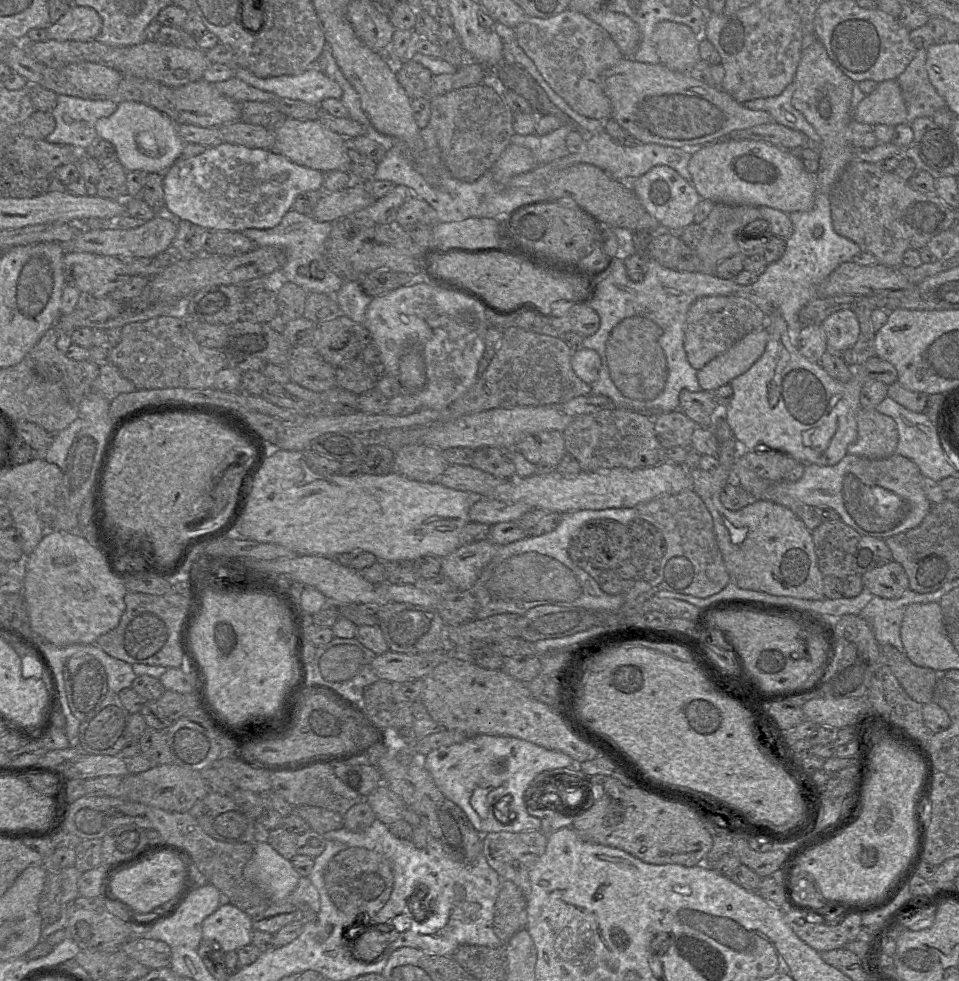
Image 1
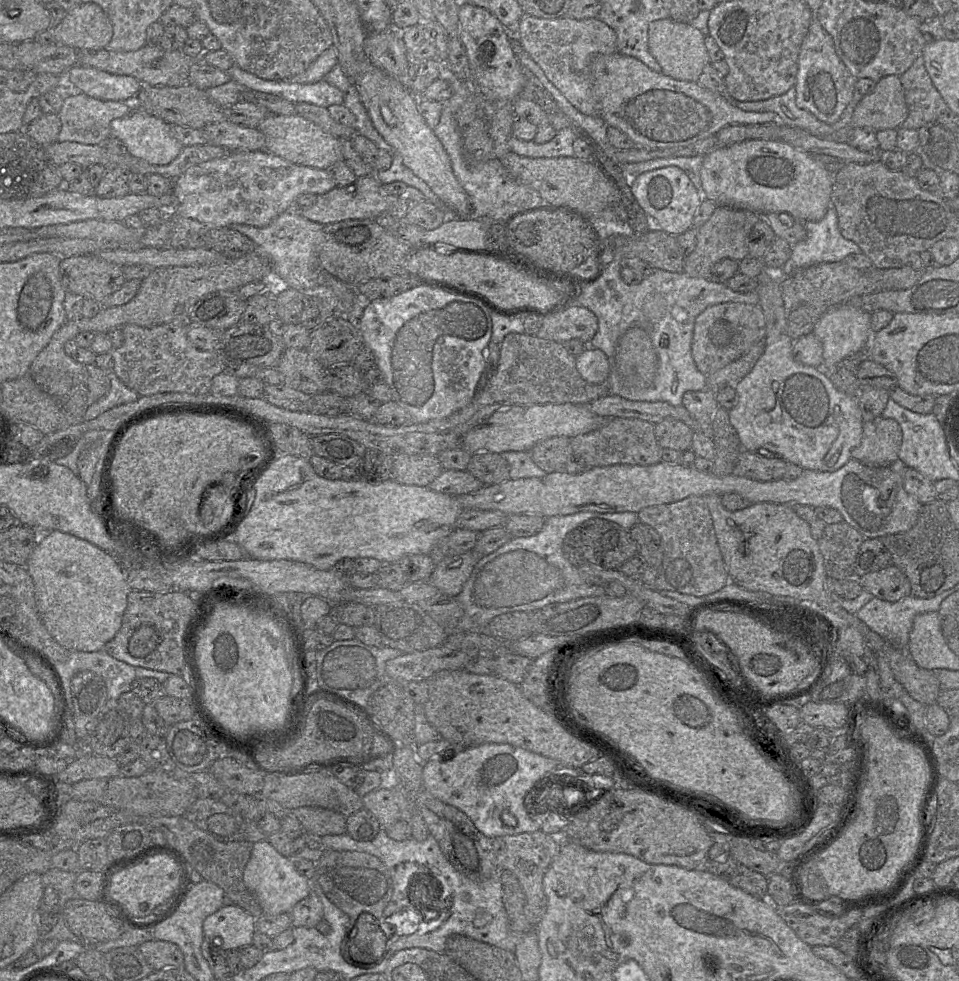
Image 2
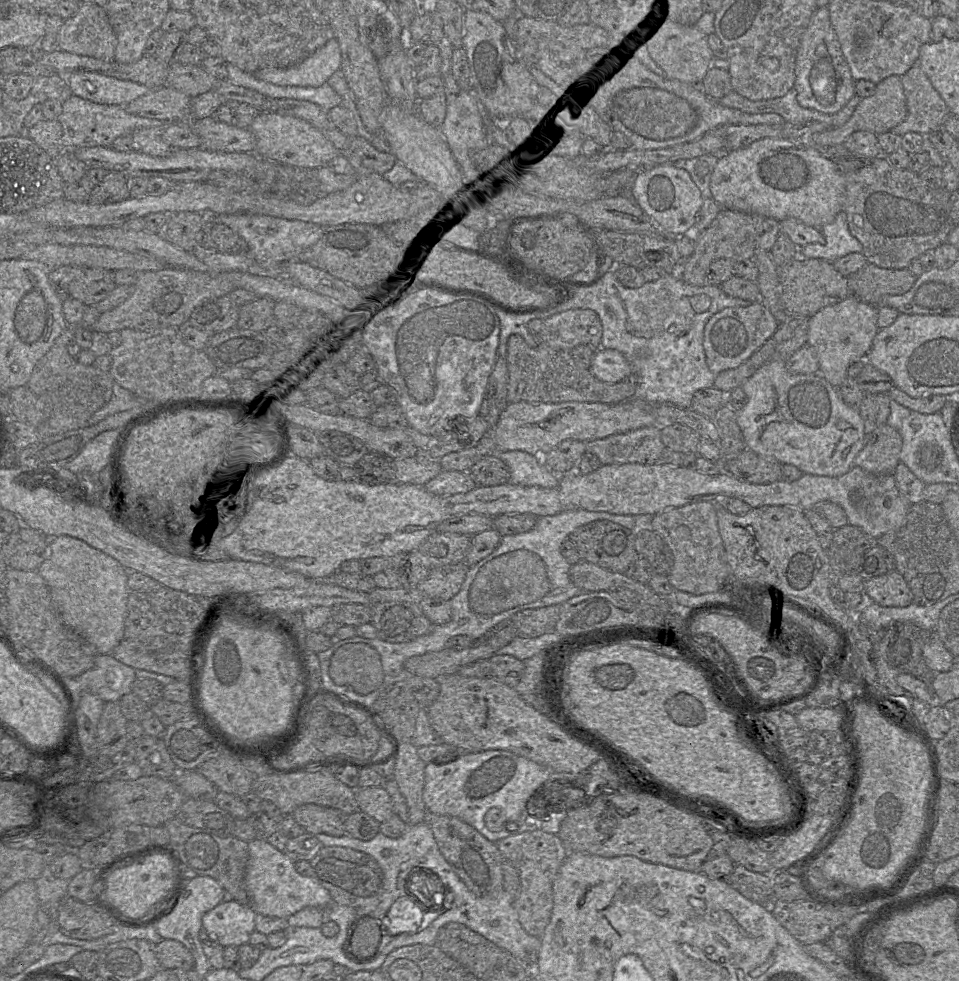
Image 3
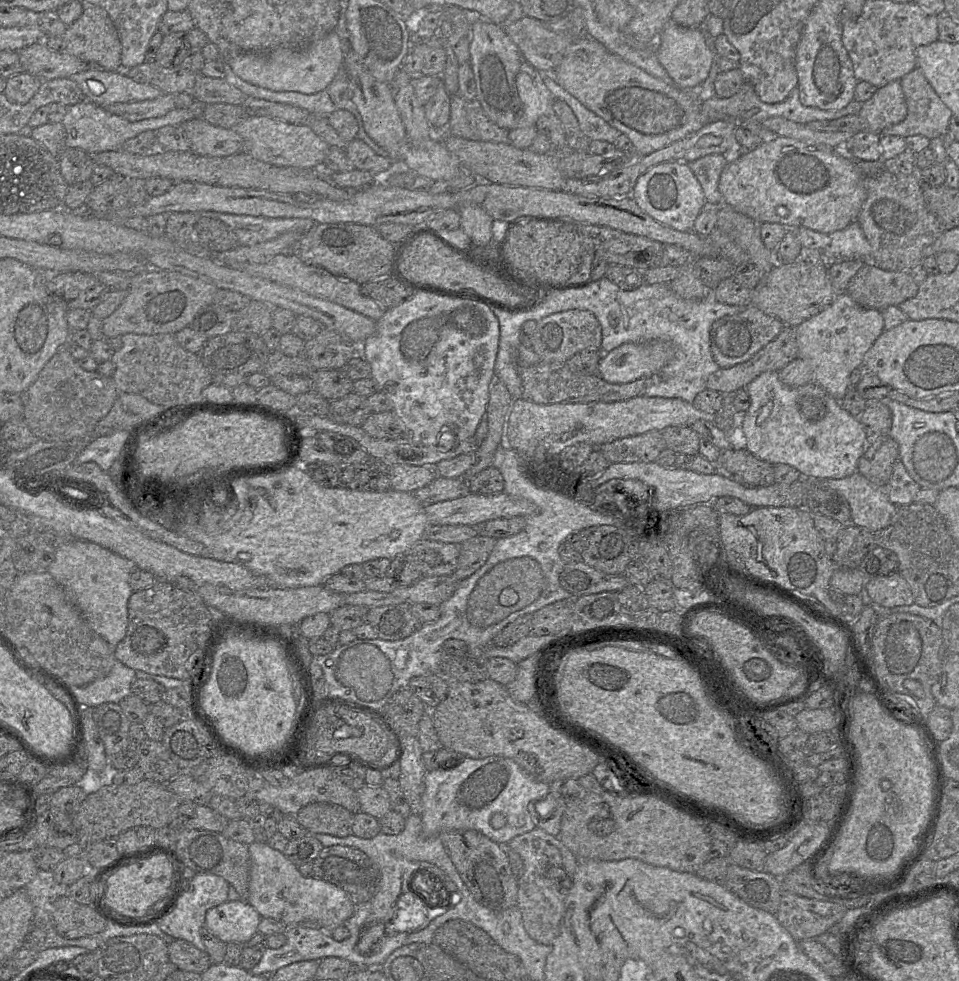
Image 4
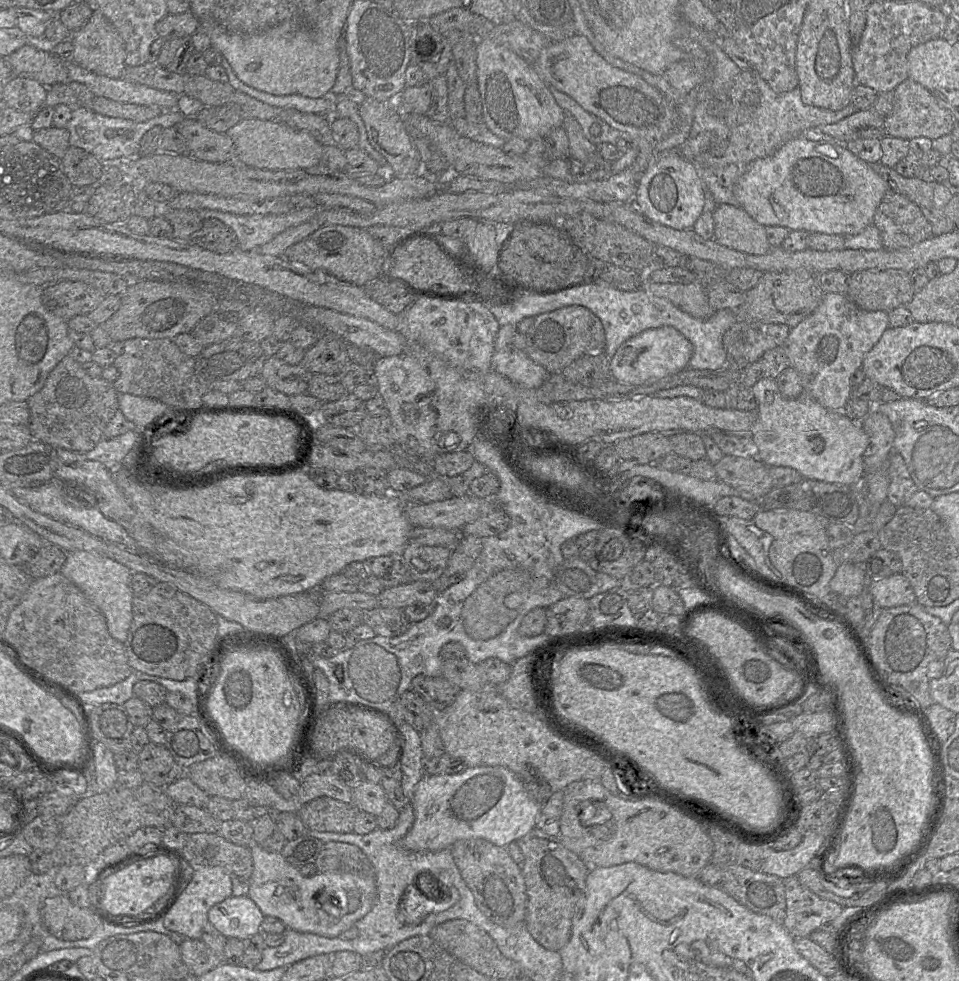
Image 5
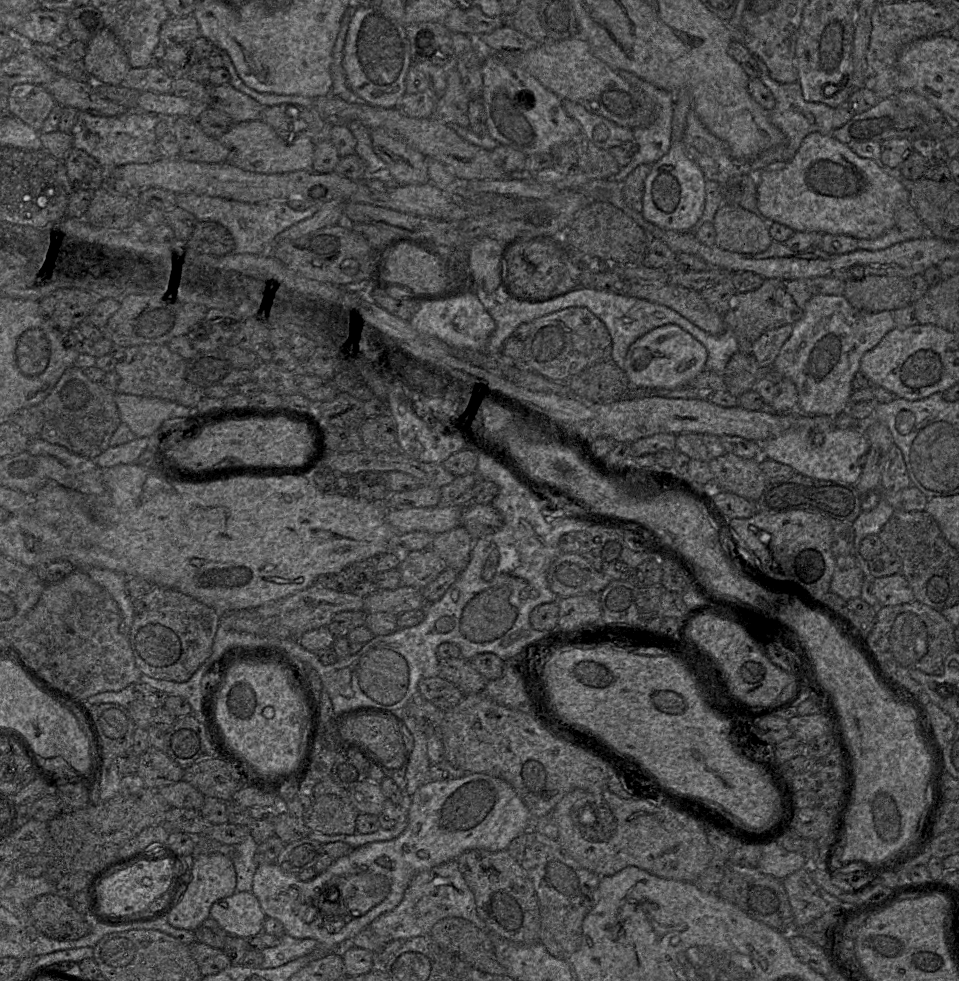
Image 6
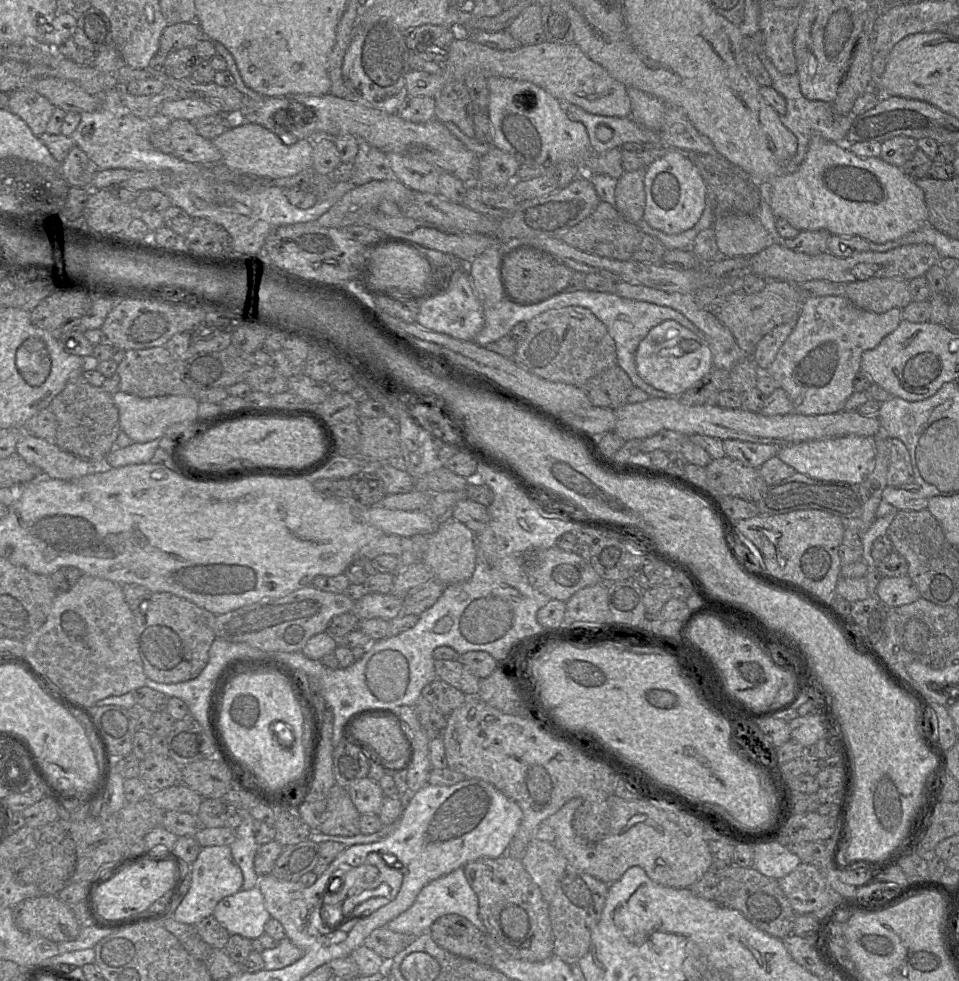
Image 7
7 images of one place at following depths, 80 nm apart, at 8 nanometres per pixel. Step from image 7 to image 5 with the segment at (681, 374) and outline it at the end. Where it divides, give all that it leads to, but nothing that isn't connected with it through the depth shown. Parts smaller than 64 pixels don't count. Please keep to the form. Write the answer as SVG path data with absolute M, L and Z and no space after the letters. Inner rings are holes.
M670 326L646 330L624 342L610 358L612 378L621 384L644 384L676 374L688 367L693 353L690 341Z

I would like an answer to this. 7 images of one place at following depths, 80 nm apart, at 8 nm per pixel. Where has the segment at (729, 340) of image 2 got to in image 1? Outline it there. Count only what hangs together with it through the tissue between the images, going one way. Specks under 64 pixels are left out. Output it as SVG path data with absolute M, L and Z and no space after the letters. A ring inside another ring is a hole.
M707 296L696 300L688 310L684 329L684 349L690 365L701 369L727 351L747 334L766 328L767 316L748 299L737 296Z

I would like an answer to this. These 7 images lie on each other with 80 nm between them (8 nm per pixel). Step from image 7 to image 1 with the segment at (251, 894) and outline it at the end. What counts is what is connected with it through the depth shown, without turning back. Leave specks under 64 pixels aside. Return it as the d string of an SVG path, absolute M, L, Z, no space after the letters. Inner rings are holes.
M230 903L220 905L214 913L203 921L202 940L211 942L219 950L227 953L251 944L252 931L252 917Z

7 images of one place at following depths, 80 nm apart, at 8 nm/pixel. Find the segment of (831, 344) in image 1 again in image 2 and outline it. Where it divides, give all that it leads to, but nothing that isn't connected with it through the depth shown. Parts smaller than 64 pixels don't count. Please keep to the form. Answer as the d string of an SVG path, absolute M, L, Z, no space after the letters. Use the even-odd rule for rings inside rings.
M843 303L829 308L816 323L813 334L820 340L823 347L822 370L832 370L837 364L841 364L846 356L858 352L870 339L872 333L870 314L852 305Z

